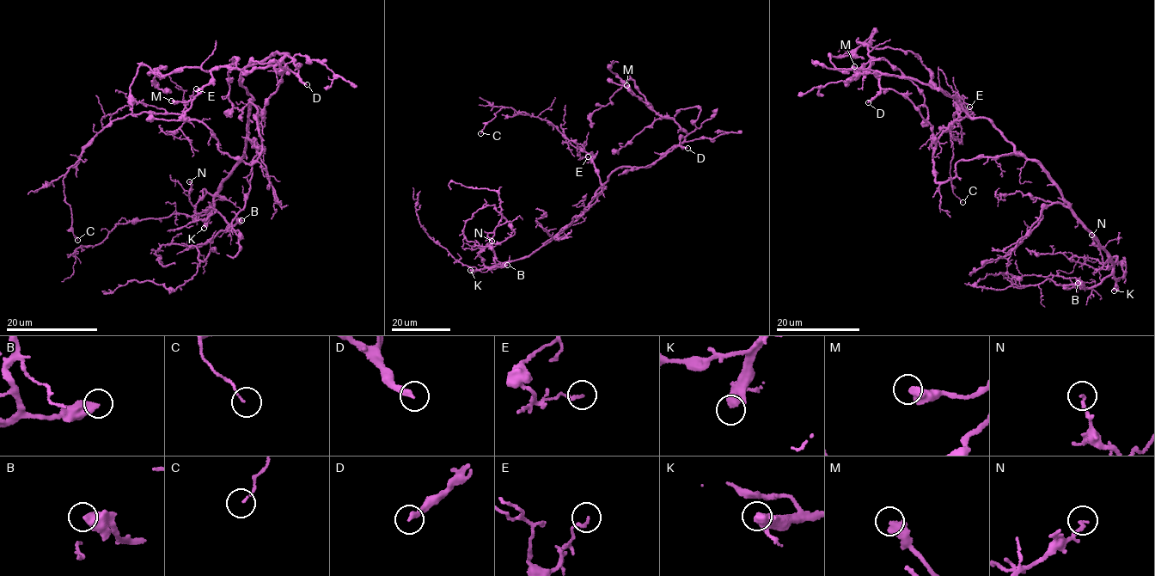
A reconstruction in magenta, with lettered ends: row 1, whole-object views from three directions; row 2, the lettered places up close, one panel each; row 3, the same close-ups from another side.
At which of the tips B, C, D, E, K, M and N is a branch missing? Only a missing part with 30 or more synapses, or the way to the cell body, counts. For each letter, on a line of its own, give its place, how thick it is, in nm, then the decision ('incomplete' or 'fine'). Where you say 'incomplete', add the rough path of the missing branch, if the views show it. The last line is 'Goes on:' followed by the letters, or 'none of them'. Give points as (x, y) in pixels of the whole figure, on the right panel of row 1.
B: at (1078, 283); 400 nm thick; fine
C: at (962, 202); 80 nm thick; fine
D: at (868, 102); 200 nm thick; incomplete; missing branch runs (868, 102), (841, 114), (842, 117), (858, 114), (855, 112)
E: at (969, 107); 140 nm thick; fine
K: at (1114, 291); 460 nm thick; incomplete
M: at (854, 66); 480 nm thick; fine
N: at (1091, 235); 170 nm thick; fine
Goes on: D, K

